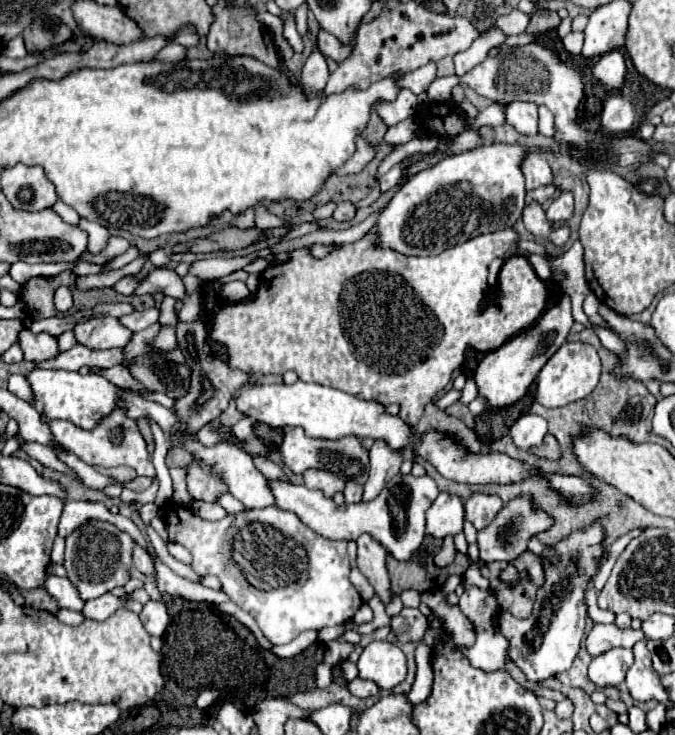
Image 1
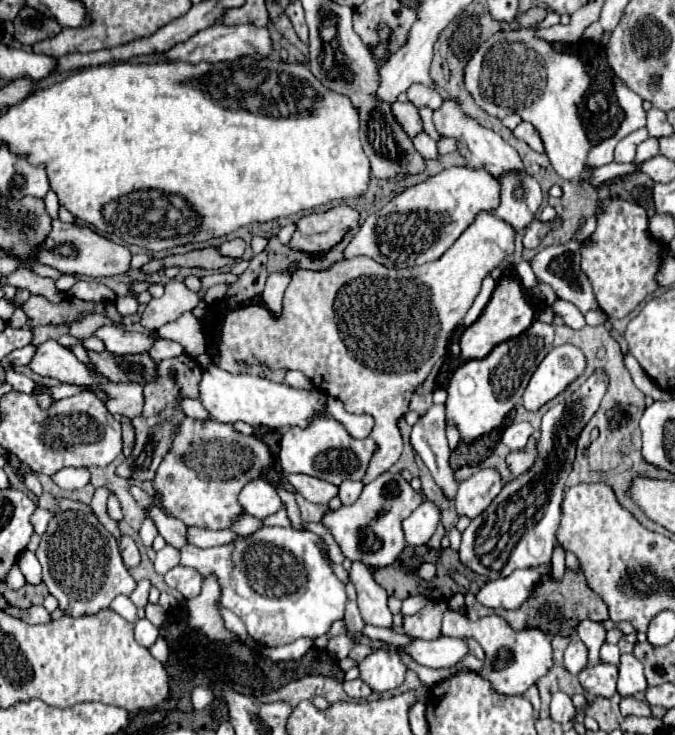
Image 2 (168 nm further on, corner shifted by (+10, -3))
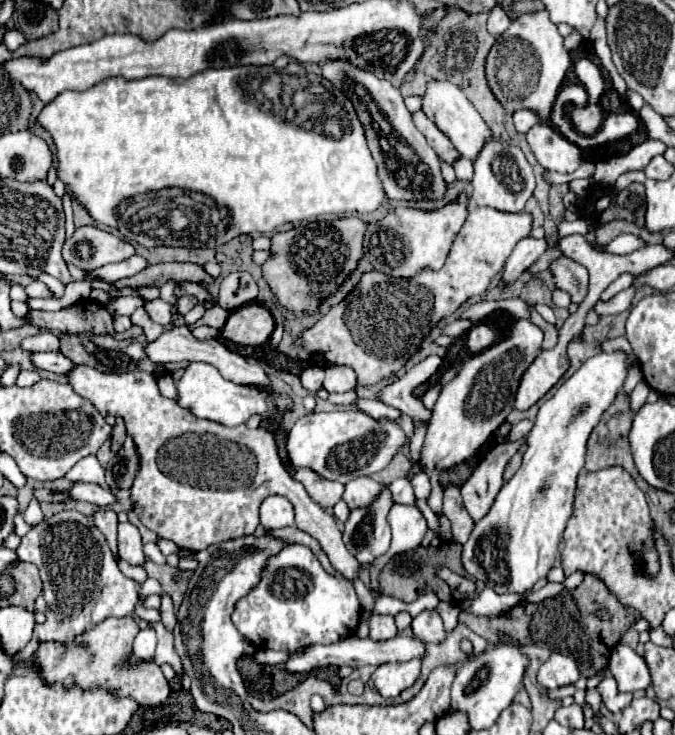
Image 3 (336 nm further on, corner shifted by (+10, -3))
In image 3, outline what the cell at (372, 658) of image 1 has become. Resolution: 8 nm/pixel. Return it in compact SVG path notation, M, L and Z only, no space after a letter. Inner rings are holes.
M421 660L381 664L373 672L371 680L383 698L395 698L419 678L419 668Z

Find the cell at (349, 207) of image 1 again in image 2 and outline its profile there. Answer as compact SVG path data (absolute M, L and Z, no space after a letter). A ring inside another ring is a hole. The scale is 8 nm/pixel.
M335 206L327 212L303 216L295 226L289 248L309 256L323 256L337 246L345 234L359 224L359 212L349 206Z

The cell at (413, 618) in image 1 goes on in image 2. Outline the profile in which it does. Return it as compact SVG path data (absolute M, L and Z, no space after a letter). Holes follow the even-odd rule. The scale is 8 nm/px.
M429 602L423 612L415 616L405 616L405 632L411 638L419 640L435 640L440 636L441 619L447 610L445 602Z

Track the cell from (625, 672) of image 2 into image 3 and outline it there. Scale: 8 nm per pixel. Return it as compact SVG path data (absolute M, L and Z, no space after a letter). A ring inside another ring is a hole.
M617 644L609 656L611 674L617 680L621 692L633 692L651 684L651 674L643 658L625 644Z

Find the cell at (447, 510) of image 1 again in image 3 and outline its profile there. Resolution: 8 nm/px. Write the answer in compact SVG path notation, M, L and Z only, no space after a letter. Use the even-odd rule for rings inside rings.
M405 504L393 506L393 510L389 512L389 526L393 530L389 558L393 554L417 548L425 538L425 532L429 530L423 514L415 506L405 506Z

